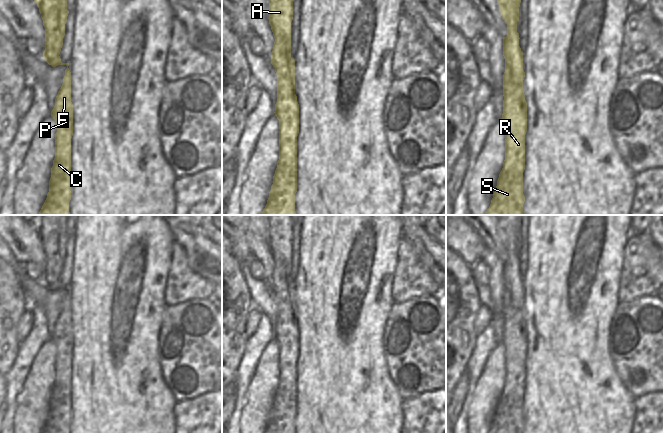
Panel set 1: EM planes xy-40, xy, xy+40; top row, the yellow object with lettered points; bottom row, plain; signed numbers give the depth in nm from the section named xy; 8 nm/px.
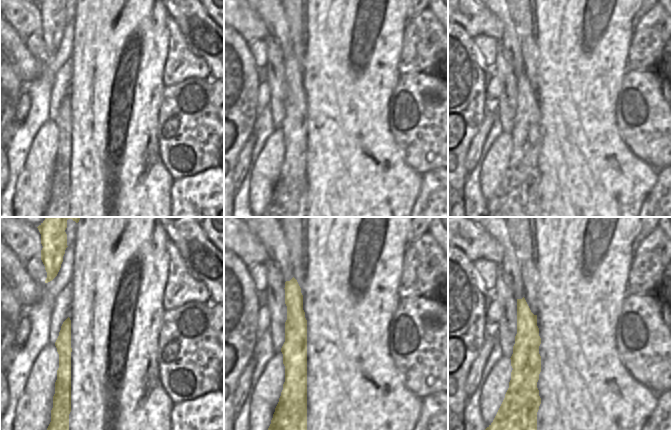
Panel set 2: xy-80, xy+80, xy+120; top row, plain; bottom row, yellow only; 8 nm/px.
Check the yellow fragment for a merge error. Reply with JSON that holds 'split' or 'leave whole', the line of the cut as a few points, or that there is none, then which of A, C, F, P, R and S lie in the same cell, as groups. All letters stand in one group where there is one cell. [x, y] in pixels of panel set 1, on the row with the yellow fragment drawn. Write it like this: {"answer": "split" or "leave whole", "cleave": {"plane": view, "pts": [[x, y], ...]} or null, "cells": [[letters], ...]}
{"answer": "split", "cleave": {"plane": "xy", "pts": [[290, 56], [288, 69], [281, 72], [277, 81]]}, "cells": [["A"], ["C", "F", "P", "R", "S"]]}

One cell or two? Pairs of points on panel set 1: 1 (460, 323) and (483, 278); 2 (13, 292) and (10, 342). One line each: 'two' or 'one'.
1: two
2: one

